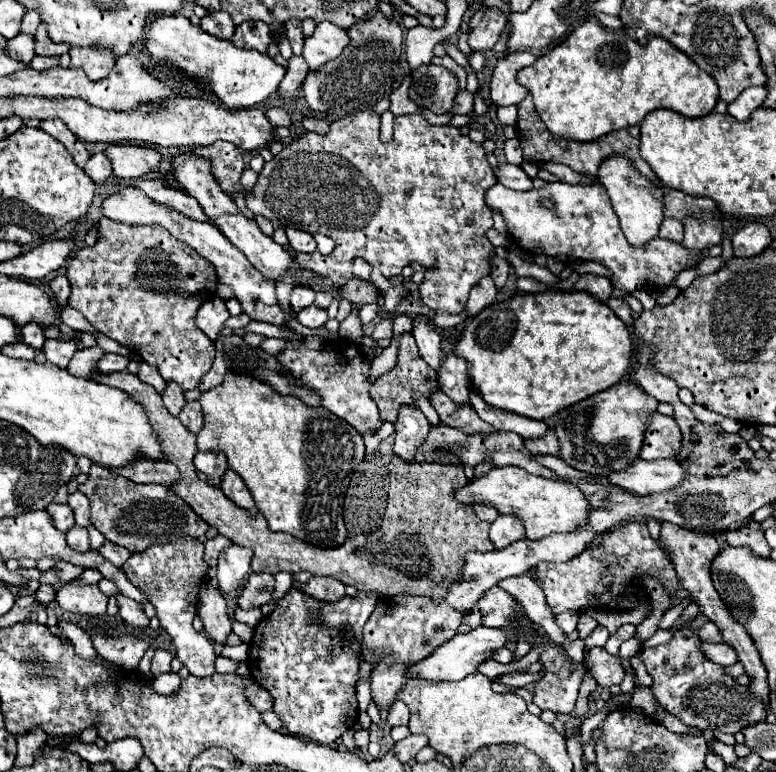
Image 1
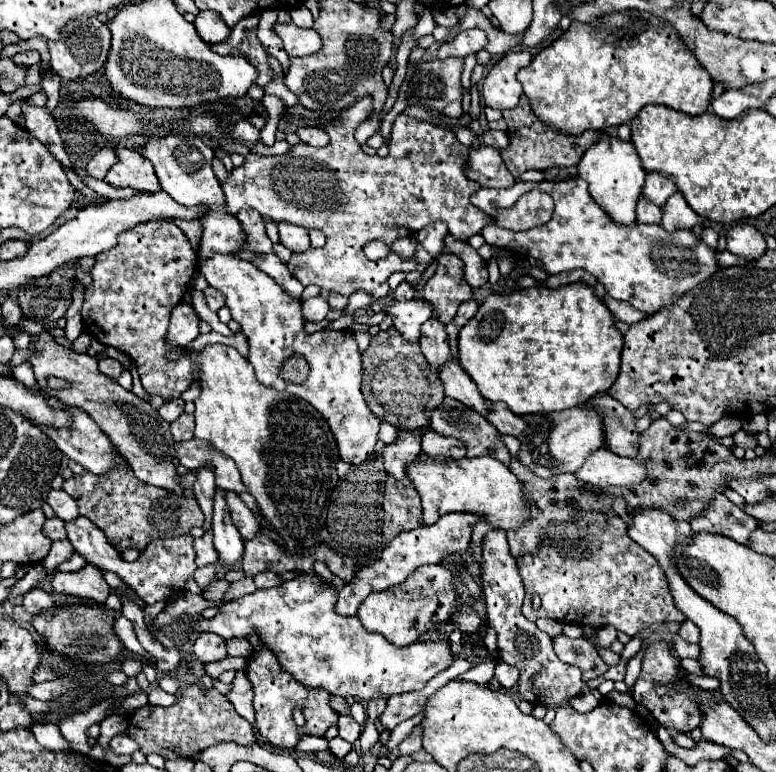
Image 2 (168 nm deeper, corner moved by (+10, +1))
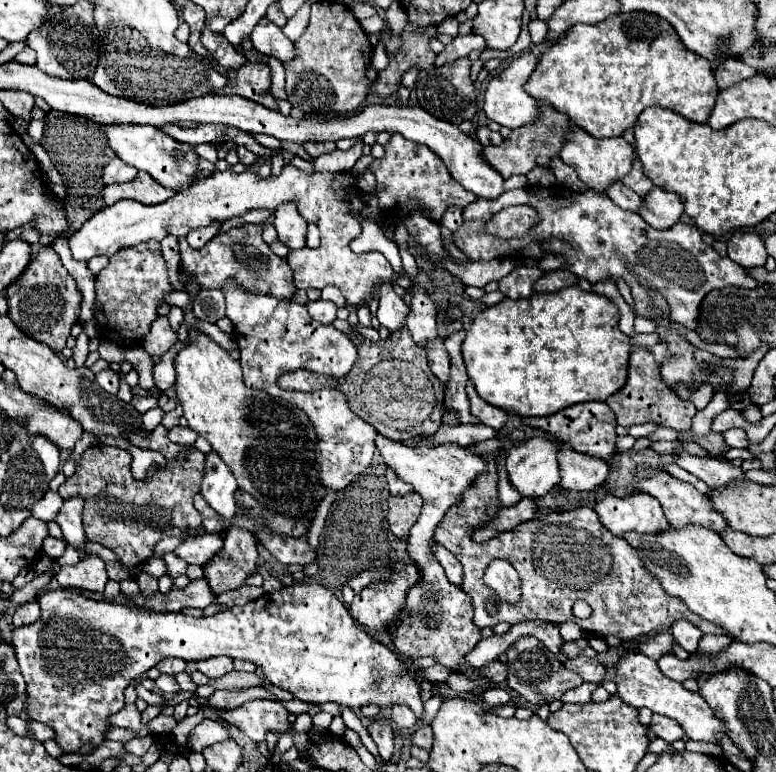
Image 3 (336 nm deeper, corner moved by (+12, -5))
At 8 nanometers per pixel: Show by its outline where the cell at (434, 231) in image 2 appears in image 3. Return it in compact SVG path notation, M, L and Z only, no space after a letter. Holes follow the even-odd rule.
M455 207L447 209L447 213L443 215L443 219L439 223L443 227L447 227L449 231L457 231L463 225L463 213L461 213L461 209L455 209Z

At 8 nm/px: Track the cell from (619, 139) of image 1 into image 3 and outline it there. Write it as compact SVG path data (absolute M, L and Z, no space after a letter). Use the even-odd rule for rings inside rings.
M541 105L539 117L531 125L521 125L521 127L511 129L511 135L499 147L495 147L495 145L485 147L483 155L485 155L487 163L491 163L505 179L509 179L511 175L525 175L539 165L541 167L549 165L553 157L559 157L569 131L569 124L567 115L561 115L551 105Z

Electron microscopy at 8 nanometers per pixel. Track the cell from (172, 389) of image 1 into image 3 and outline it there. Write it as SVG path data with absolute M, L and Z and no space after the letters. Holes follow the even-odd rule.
M177 405L173 411L169 411L169 413L165 413L165 417L163 417L163 421L161 421L161 425L165 427L165 429L173 429L177 423L179 423L179 419L181 419L181 415L183 415L183 409L181 409L181 405Z

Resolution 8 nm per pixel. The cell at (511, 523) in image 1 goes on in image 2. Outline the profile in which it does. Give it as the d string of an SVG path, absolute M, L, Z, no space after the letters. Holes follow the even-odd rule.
M503 529L489 531L483 537L483 561L481 561L481 589L483 599L487 603L489 627L497 631L499 657L503 663L509 663L519 669L517 687L525 701L533 705L567 705L567 699L575 697L583 689L581 671L573 665L563 663L555 651L551 637L541 631L533 621L521 615L521 605L525 597L525 587L521 583L521 575L517 571L517 561L513 559L507 537Z

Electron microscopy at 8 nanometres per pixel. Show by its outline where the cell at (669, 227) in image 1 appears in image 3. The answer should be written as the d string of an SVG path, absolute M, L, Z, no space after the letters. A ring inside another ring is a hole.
M623 183L611 187L611 193L607 193L607 197L609 197L615 205L619 205L621 209L627 209L627 211L633 211L633 213L637 213L637 211L641 209L641 205L643 205L643 197L635 195L635 193L633 193L629 187L625 187Z

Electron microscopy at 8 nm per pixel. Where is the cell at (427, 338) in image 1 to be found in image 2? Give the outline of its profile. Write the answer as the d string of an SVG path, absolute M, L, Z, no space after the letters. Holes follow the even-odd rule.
M393 299L387 305L385 313L391 315L393 327L401 331L401 335L409 341L419 341L421 325L433 317L433 309L423 299L411 299L411 301Z

